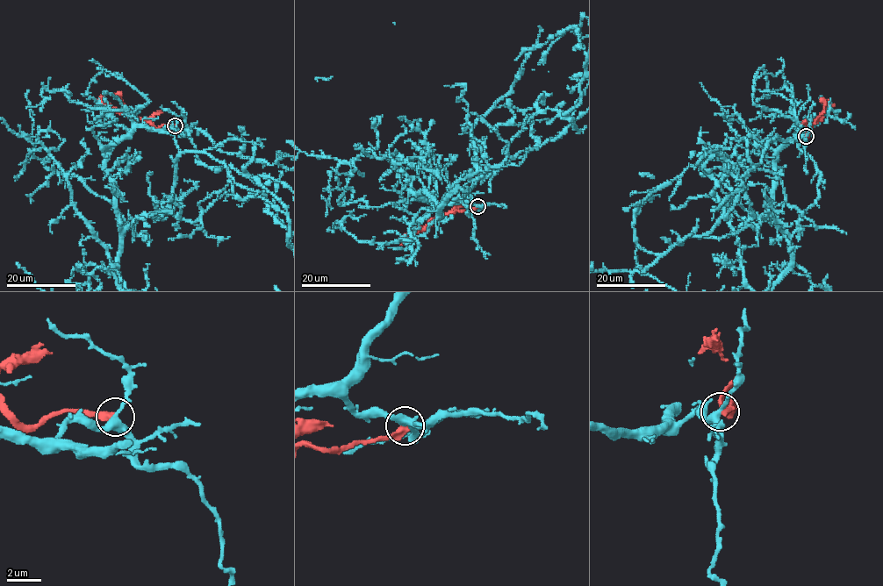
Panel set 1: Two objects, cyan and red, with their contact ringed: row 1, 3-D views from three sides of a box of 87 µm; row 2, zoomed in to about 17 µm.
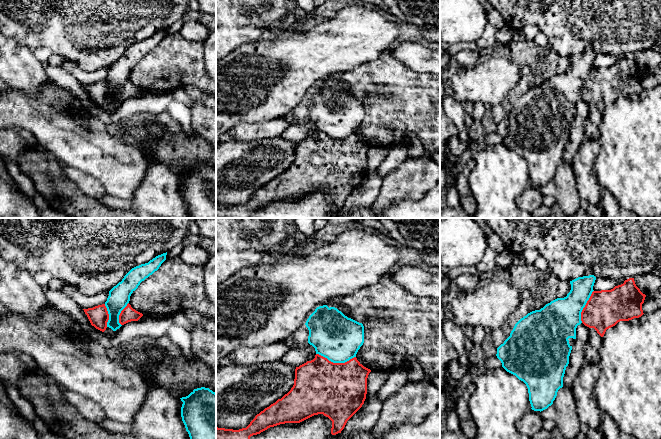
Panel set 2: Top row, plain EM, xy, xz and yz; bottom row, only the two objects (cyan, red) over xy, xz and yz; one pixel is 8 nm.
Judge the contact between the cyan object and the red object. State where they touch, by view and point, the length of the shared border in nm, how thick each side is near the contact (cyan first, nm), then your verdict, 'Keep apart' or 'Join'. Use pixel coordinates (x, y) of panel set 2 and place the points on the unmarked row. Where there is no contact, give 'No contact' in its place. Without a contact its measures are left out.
Touches cyan at xz (336, 138). Shared border 320 nm. Thickness 380 nm (cyan) against 440 nm. Keep apart

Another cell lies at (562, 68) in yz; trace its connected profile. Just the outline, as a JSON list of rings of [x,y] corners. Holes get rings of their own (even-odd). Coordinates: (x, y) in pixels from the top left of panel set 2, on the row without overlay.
[[[512,41],[510,54],[521,77],[518,85],[509,92],[504,101],[492,107],[493,118],[497,124],[510,112],[521,94],[532,87],[540,86],[557,74],[566,73],[571,66],[570,57],[559,56],[549,45],[541,47],[534,41]]]

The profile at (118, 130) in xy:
[[[136,113],[129,118],[126,118],[121,121],[121,123],[117,123],[114,126],[110,126],[112,134],[125,142],[131,142],[137,144],[137,142],[129,135],[129,133],[125,130],[125,124],[140,124],[142,121],[148,125],[148,131],[152,136],[160,136],[161,135],[161,126],[157,123],[156,114],[151,113]]]

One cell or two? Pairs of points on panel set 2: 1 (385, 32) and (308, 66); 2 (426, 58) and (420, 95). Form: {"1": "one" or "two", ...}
{"1": "one", "2": "two"}

